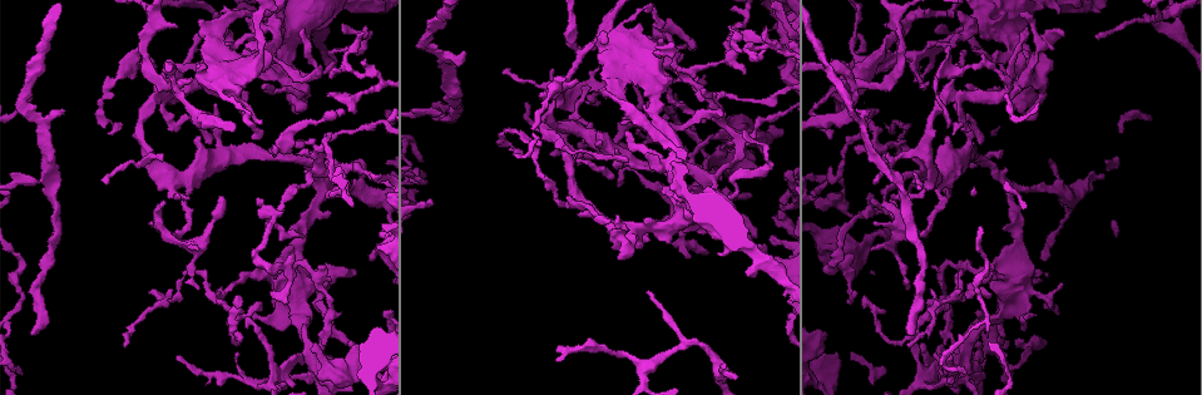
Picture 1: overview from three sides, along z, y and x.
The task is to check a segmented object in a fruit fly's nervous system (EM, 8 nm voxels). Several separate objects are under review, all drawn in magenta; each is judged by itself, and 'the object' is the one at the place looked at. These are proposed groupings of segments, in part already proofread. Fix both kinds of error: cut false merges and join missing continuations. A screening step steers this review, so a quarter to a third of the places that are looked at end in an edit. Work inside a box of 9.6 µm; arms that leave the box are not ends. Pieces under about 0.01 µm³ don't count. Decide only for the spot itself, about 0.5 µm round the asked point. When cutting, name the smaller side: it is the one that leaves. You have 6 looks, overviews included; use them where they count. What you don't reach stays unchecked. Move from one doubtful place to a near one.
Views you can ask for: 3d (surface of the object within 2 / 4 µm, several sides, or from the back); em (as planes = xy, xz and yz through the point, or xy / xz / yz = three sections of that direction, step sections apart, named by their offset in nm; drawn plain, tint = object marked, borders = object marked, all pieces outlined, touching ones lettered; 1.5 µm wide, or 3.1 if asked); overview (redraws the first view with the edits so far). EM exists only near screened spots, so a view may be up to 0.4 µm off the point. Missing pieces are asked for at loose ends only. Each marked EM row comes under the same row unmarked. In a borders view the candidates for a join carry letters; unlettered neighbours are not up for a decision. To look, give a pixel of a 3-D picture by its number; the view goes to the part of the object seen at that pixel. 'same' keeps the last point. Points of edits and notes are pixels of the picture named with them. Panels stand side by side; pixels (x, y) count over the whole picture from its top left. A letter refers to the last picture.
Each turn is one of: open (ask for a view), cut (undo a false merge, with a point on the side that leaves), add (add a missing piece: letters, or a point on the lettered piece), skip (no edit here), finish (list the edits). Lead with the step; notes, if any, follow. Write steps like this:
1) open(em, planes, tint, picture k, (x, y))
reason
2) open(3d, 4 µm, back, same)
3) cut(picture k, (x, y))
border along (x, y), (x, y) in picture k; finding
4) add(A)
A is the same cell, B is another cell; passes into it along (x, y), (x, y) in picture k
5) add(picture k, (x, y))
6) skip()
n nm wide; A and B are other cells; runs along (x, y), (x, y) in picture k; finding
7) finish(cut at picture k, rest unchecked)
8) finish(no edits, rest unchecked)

open(em, planes, borders, picture 1, (59, 111))
free end

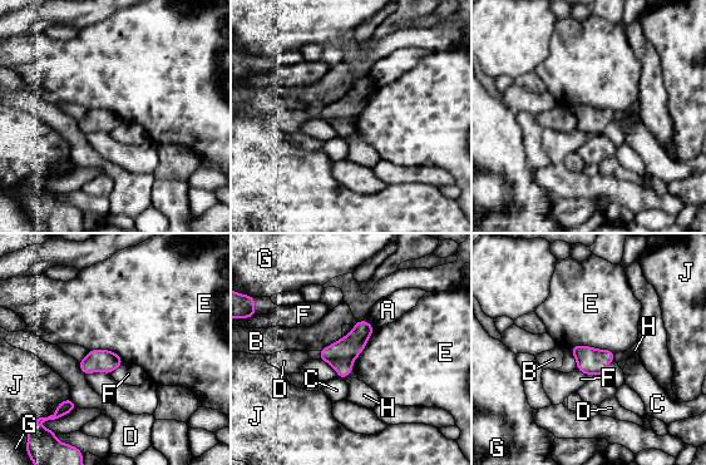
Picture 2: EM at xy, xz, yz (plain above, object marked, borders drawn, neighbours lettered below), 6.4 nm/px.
skip()
140 nm wide; A, B, C, D, E, F, G, H and J are other cells; no lettered piece goes on from it

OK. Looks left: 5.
open(em, xz, step 8, tint, picture 1, (22, 256))
abrupt turn

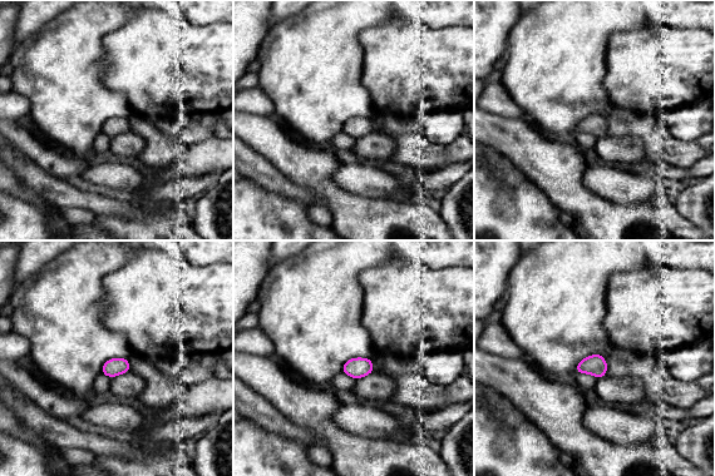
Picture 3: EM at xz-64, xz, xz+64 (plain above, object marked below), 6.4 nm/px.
open(em, planes, tint, same)
another direction

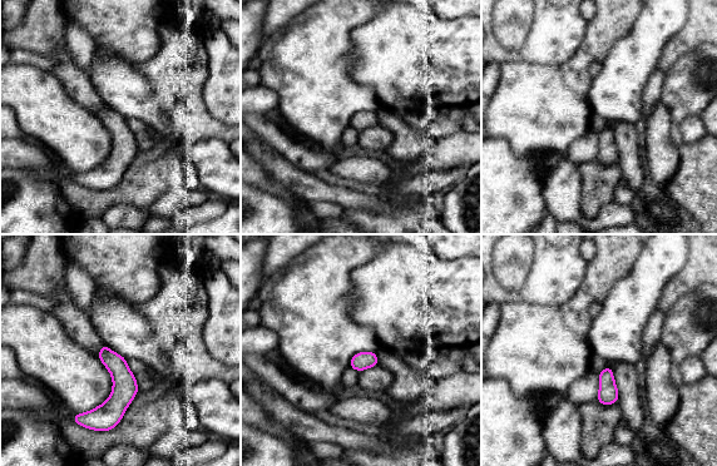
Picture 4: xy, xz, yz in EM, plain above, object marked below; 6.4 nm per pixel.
open(em, planes, borders, same)

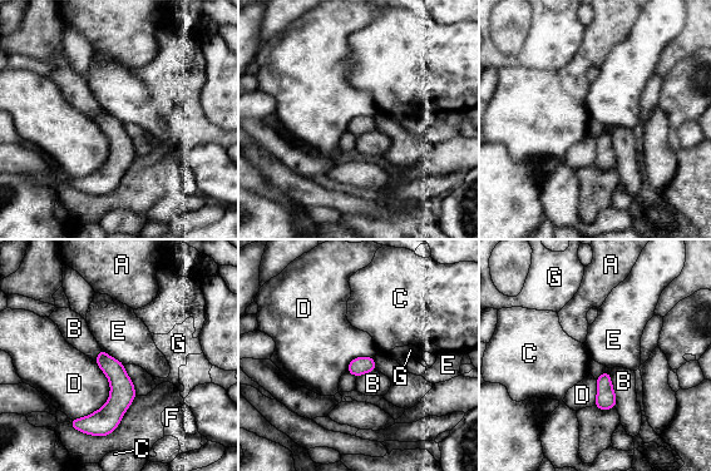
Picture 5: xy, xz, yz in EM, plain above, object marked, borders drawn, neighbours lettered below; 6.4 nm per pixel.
skip()
A, B, C, D, E, F and G are other cells; border along (102, 348), (123, 365) in picture 5; continuous, no second neuron

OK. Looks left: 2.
open(em, xz, step 8, tint, picture 1, (855, 291))
thin end

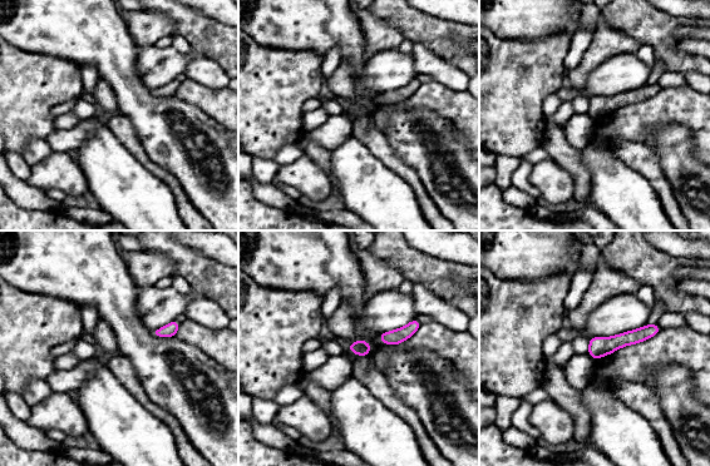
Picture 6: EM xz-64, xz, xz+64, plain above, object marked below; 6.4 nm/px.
open(em, planes, borders, same)

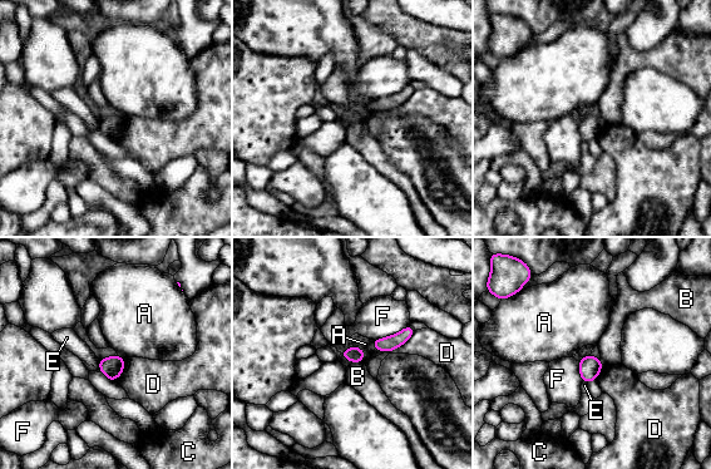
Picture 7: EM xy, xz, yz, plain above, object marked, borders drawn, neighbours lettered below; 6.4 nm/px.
skip()
100 nm wide; A, B, C, D, E and F are other cells; border along (352, 344), (364, 351), (364, 360) in picture 7; none of them fits

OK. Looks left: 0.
finish(no edits, rest unchecked)

